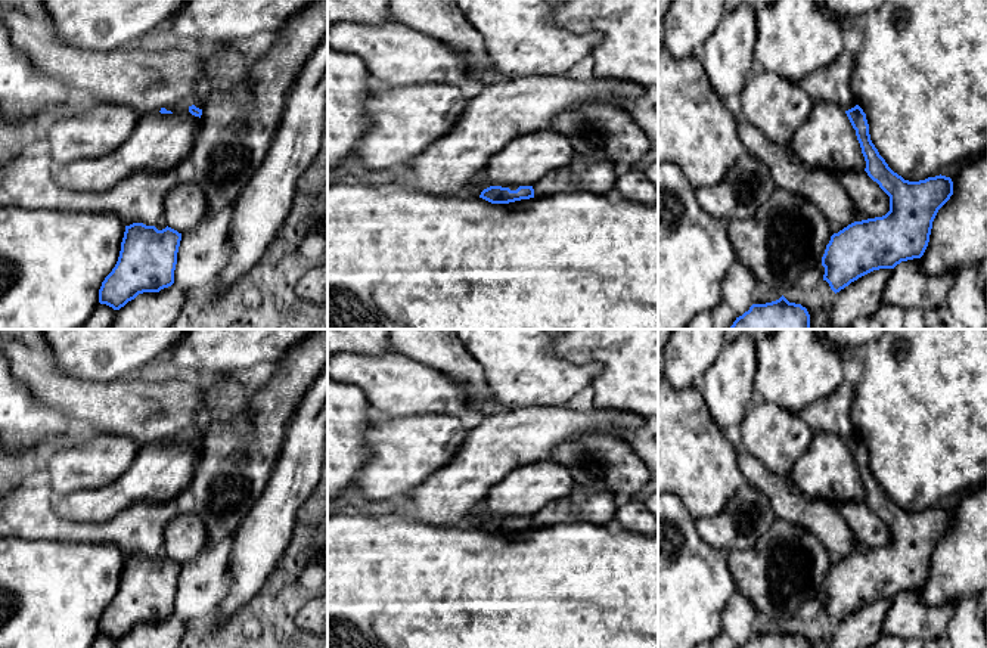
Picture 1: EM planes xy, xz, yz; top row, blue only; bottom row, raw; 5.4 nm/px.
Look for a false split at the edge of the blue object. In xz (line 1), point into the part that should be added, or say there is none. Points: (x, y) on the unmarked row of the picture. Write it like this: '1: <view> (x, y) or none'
1: none

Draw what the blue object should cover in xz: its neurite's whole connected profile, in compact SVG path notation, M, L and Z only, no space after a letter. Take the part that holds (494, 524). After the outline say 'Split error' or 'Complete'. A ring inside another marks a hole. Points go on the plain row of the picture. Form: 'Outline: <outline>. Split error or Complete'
Outline: M490 517L481 523L479 528L491 534L509 534L534 528L534 520L533 517L519 517L516 521L510 521L509 518Z. Complete

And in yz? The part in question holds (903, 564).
Outline: M863 440L845 441L856 461L865 502L890 527L890 542L882 548L854 552L834 564L822 587L823 611L837 624L859 608L879 599L894 599L901 592L921 589L928 577L932 552L953 525L946 506L919 512L894 503L870 471Z. Complete

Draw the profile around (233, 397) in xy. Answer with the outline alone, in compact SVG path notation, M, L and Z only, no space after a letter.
M233 375L217 378L221 393L215 394L212 390L208 390L208 399L212 410L224 409L232 413L242 412L248 406L251 393L233 378Z

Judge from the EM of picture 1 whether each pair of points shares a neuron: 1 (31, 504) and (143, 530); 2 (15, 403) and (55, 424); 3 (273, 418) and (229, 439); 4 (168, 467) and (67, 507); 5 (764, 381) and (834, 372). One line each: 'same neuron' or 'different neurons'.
1: same neuron
2: same neuron
3: same neuron
4: same neuron
5: same neuron

